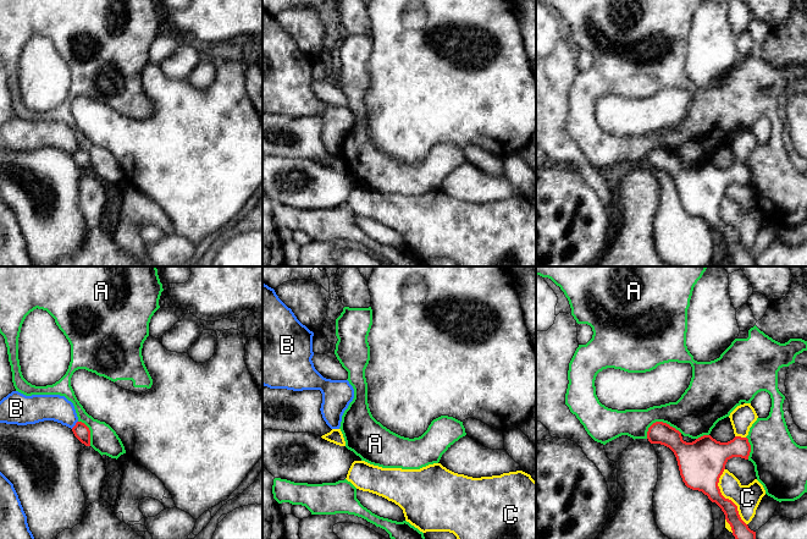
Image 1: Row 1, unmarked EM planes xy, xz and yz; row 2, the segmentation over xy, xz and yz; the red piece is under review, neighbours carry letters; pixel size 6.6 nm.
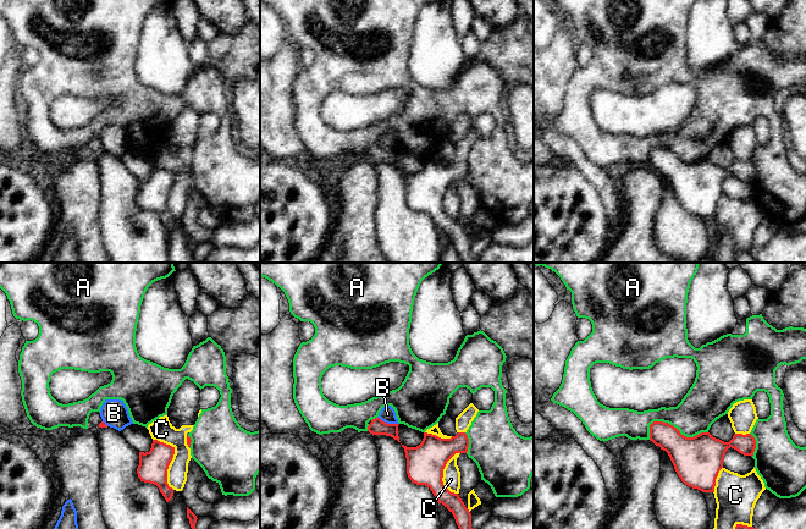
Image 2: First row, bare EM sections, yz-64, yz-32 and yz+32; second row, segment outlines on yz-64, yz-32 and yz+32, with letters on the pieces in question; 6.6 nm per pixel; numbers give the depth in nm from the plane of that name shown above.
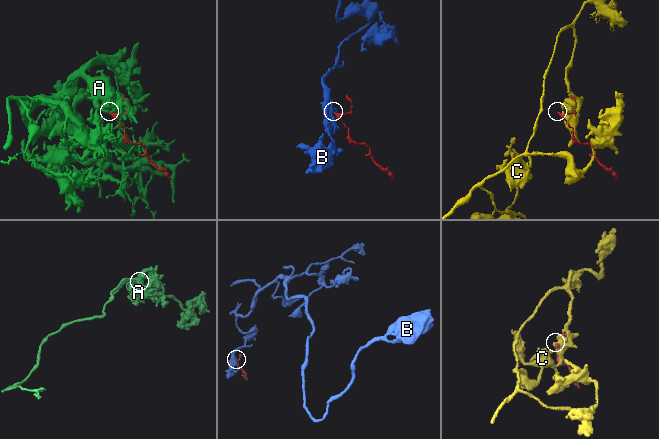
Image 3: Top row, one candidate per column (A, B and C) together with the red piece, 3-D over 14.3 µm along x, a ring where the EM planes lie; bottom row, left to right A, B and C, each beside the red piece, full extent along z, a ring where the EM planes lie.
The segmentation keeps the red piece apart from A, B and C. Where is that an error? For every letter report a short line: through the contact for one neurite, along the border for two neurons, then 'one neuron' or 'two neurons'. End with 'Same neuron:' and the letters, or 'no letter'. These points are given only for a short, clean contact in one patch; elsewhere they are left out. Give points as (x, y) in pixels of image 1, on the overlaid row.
A: two neurons
B: line xy (77, 421), (71, 428); two neurons
C: two neurons
Same neuron: no letter

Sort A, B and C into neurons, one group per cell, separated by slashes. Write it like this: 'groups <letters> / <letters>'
groups A / B / C

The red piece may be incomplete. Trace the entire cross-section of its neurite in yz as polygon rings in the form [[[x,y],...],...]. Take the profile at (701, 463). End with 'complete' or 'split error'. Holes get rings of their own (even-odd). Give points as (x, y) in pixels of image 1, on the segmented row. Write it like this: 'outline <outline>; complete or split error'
outline [[[656,422],[648,428],[647,439],[651,444],[664,445],[674,452],[685,485],[702,491],[722,508],[735,539],[756,539],[756,532],[741,519],[737,506],[725,499],[718,486],[730,458],[748,460],[751,445],[747,438],[735,436],[728,442],[720,442],[711,435],[703,435],[686,442],[679,430],[667,423]]]; complete

